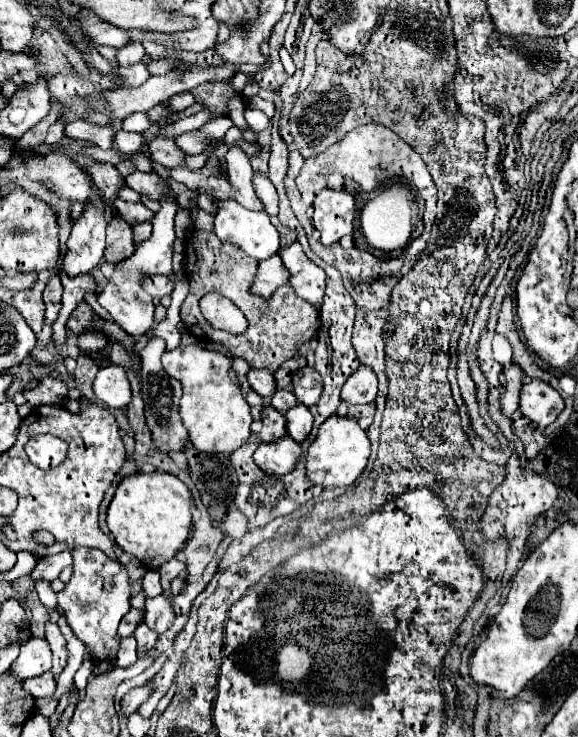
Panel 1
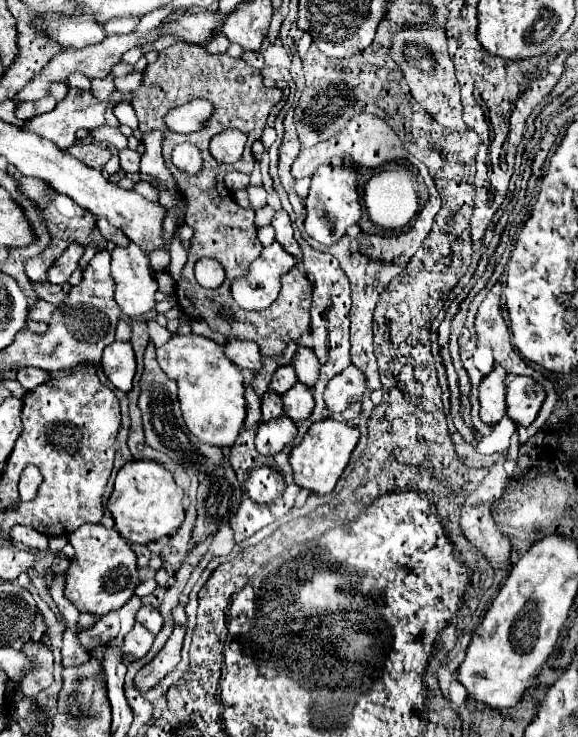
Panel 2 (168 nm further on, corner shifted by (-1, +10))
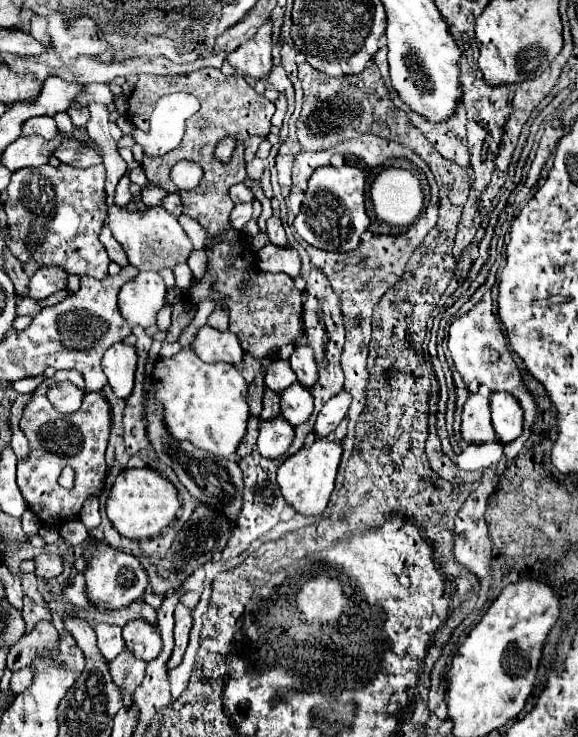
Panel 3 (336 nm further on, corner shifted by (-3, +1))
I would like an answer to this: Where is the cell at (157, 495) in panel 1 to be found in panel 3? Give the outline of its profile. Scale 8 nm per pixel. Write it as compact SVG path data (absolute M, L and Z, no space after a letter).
M149 467L123 469L111 487L111 493L107 499L107 517L123 537L143 541L159 535L165 527L169 527L179 507L181 503L177 497L177 489L173 487L171 481L161 477L157 471Z

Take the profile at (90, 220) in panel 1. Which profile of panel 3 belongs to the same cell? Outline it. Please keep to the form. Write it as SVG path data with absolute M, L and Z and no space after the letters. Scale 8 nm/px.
M43 267L39 269L29 283L29 297L45 299L59 289L67 289L67 273L61 267Z

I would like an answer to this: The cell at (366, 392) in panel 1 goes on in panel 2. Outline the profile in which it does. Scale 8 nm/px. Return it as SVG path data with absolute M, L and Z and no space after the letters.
M349 366L329 382L323 398L331 414L341 414L349 404L361 400L365 388L367 384L361 370L357 370L355 366Z

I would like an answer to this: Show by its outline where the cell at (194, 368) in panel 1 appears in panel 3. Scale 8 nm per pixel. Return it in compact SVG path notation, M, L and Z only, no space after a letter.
M181 349L169 359L159 357L155 361L153 385L175 439L187 439L195 447L219 457L235 457L249 417L247 385L235 367L227 363L203 363L193 349Z

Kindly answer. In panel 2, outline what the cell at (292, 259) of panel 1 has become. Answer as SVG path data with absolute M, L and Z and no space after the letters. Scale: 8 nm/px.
M277 210L273 220L271 220L273 228L275 228L275 240L289 252L289 254L295 254L297 258L301 258L301 248L299 244L295 242L293 238L293 226L291 226L291 220L289 220L289 214L285 210Z

